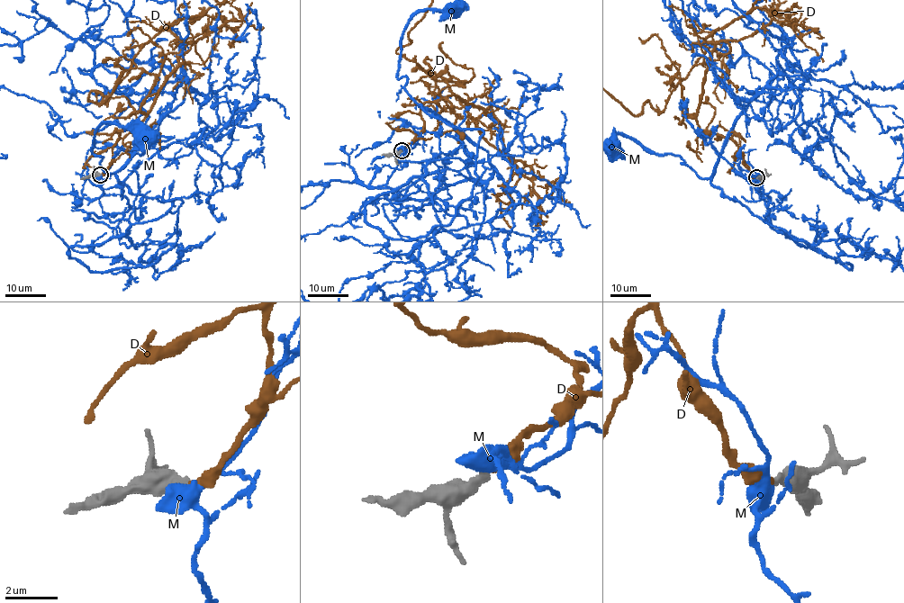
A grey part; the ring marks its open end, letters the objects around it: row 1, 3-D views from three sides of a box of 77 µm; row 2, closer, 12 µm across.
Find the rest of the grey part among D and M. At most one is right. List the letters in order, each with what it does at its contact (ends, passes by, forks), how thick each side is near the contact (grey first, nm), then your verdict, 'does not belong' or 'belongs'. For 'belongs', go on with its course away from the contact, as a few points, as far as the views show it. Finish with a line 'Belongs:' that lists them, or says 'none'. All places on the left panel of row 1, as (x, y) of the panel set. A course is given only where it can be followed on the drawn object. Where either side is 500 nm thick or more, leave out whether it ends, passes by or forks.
D: it ends; calibres 400 and 320 nm; belongs; course (100, 175), (155, 76), (130, 68), (106, 102), (91, 91), (101, 105), (122, 76), (110, 62)
M: it forks; calibres 440 and 440 nm; does not belong
Belongs: D

